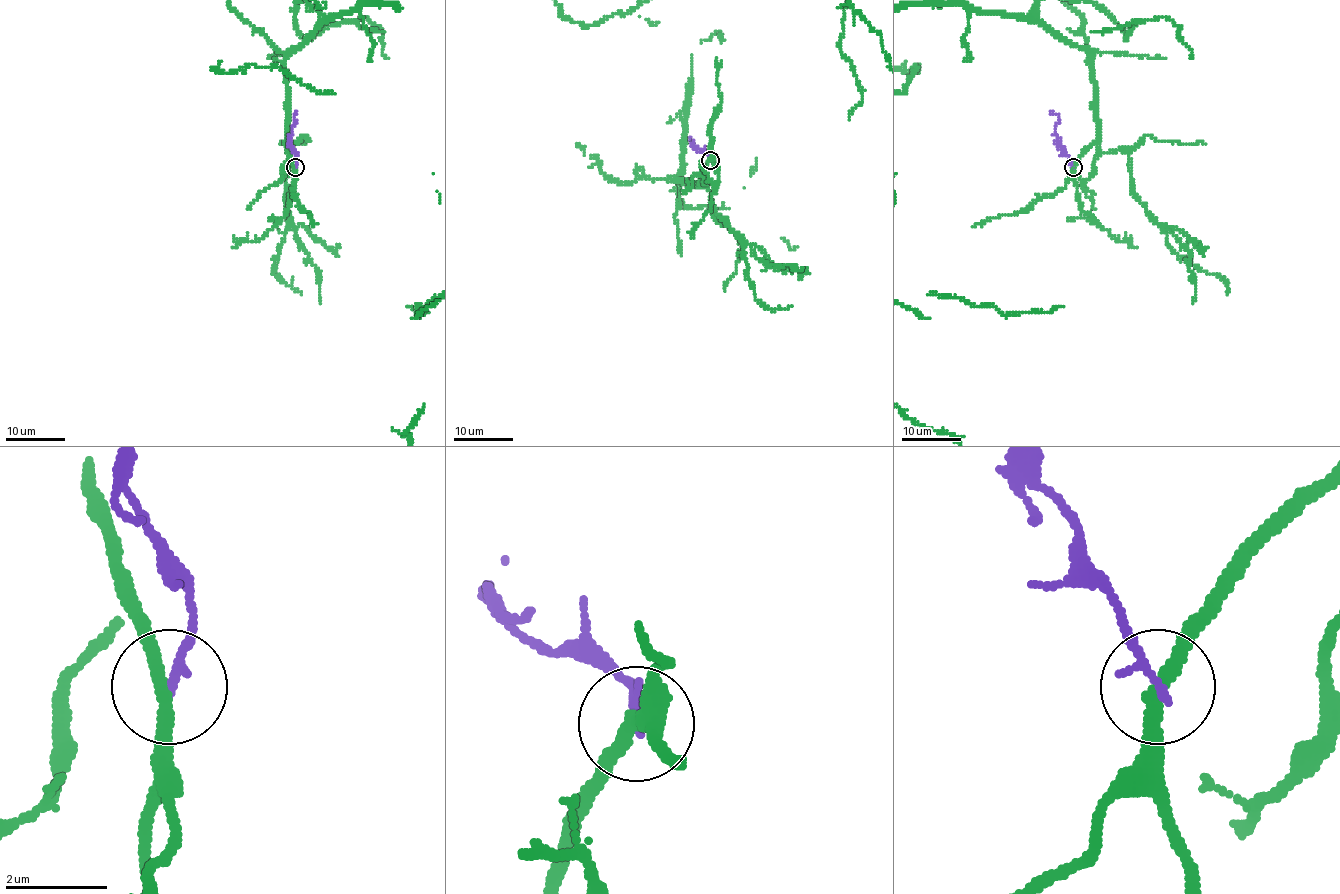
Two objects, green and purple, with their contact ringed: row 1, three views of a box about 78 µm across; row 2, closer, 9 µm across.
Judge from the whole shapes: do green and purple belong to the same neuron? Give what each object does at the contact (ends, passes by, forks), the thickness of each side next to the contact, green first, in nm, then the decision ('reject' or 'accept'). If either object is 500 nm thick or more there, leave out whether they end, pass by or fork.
green passes by; purple ends there; 280 nm thick on the green side, 180 nm on the other; reject

